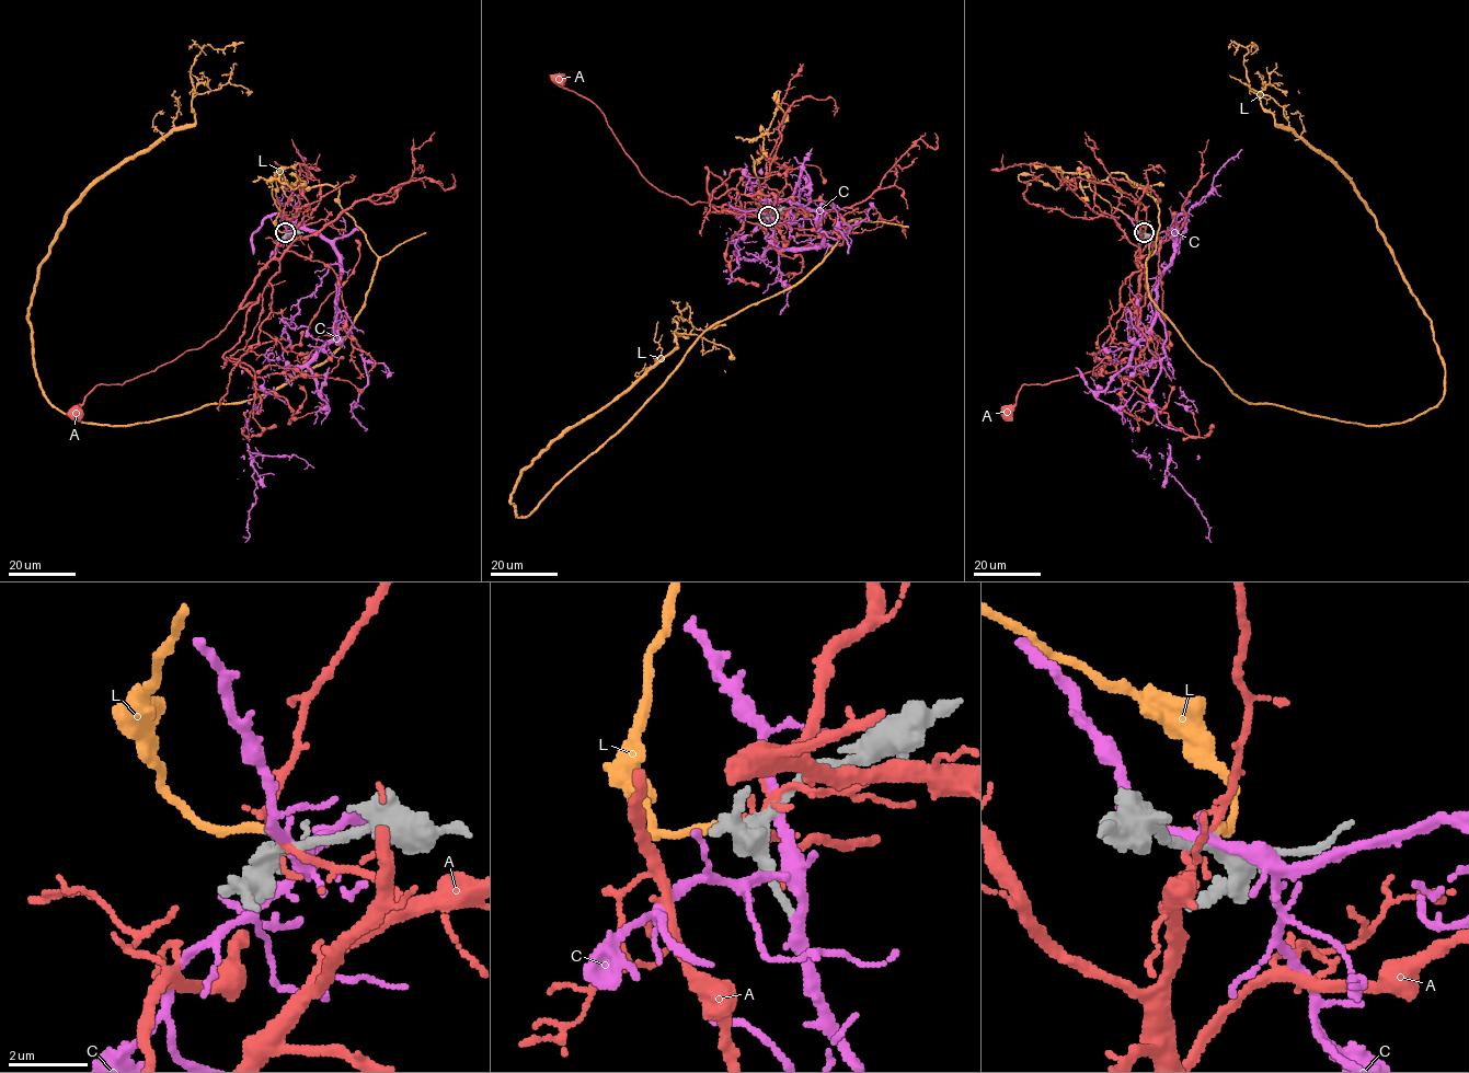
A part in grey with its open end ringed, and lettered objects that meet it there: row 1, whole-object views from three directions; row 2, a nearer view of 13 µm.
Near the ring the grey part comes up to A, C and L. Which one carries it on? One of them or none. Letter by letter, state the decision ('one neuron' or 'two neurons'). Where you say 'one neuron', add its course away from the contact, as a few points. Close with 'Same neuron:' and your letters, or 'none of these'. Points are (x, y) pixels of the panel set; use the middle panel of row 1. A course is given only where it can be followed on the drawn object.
A: two neurons
C: two neurons
L: one neuron | via (769, 217), (755, 161), (778, 218), (860, 221), (516, 516), (519, 474), (677, 347), (676, 316), (725, 324)
Same neuron: L

